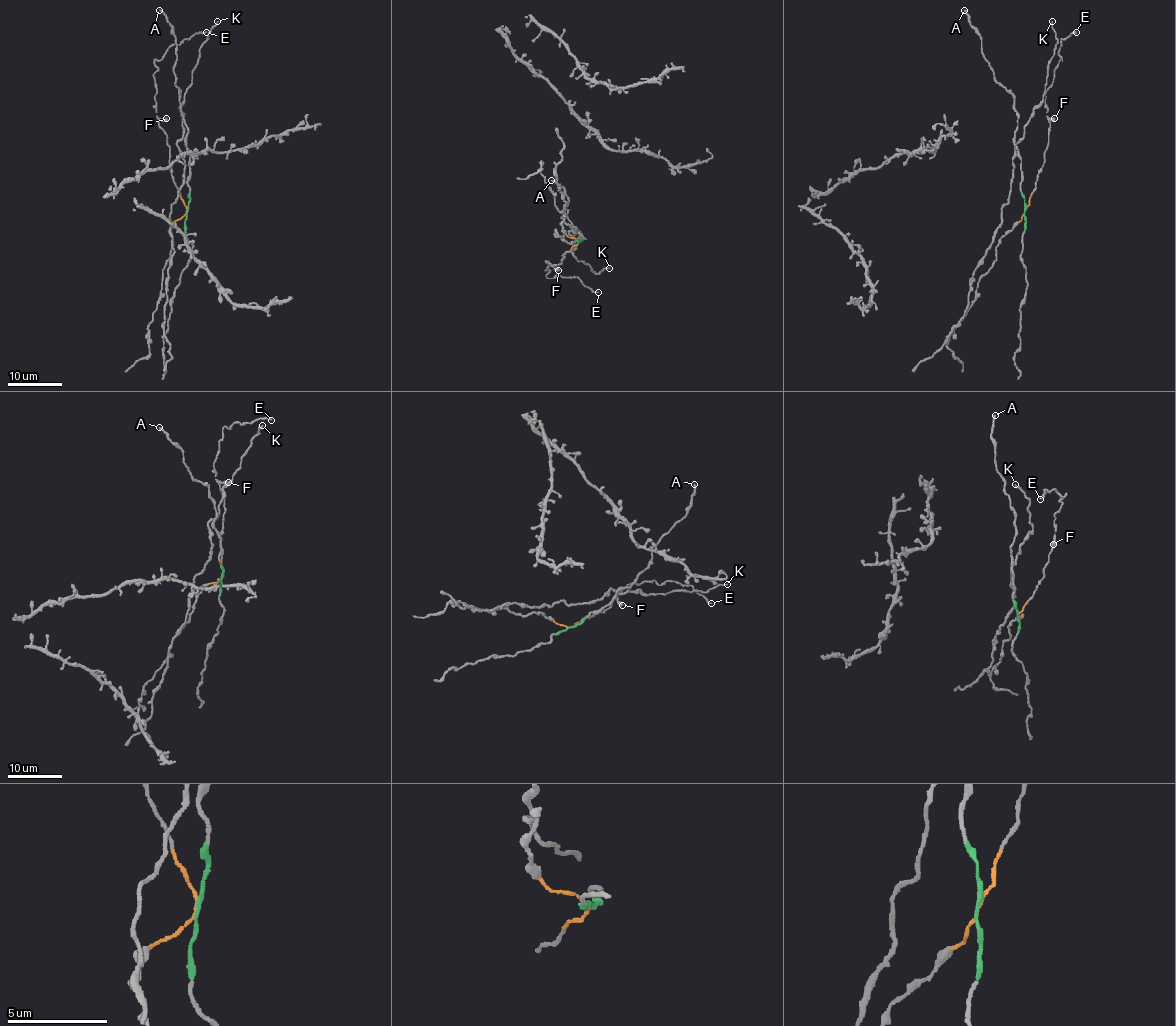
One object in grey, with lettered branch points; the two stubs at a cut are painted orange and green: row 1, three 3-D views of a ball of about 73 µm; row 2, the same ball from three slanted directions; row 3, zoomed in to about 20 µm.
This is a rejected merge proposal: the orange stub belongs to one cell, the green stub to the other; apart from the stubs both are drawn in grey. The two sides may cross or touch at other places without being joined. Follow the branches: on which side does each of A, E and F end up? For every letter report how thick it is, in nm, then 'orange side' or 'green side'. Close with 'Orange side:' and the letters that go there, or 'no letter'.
A: 220 nm | green side
E: 130 nm | orange side
F: 460 nm | orange side
Orange side: E, F

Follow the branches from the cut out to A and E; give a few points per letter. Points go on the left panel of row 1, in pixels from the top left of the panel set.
A: (186, 211), (189, 199), (187, 130), (175, 81), (176, 39), (174, 28), (159, 10)
E: (186, 211), (171, 170), (167, 134), (159, 125), (153, 73), (156, 60), (171, 45), (206, 32)

